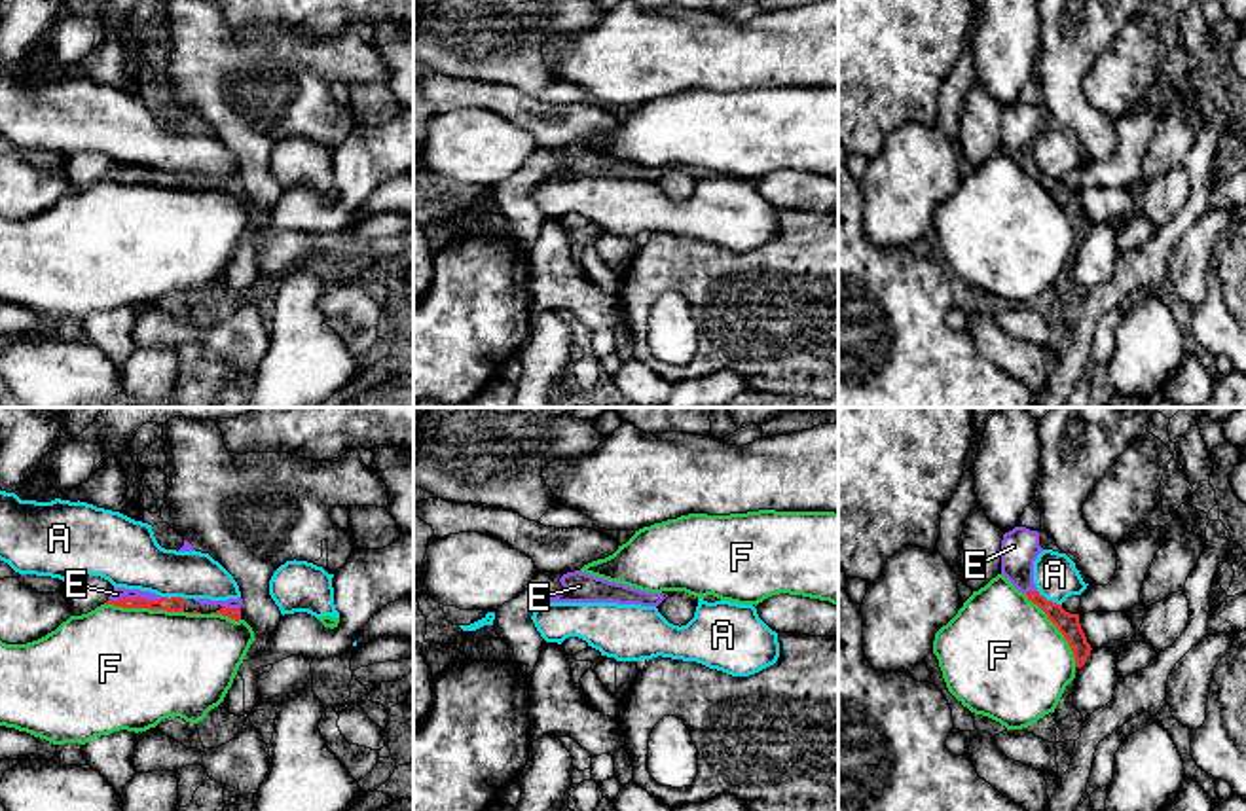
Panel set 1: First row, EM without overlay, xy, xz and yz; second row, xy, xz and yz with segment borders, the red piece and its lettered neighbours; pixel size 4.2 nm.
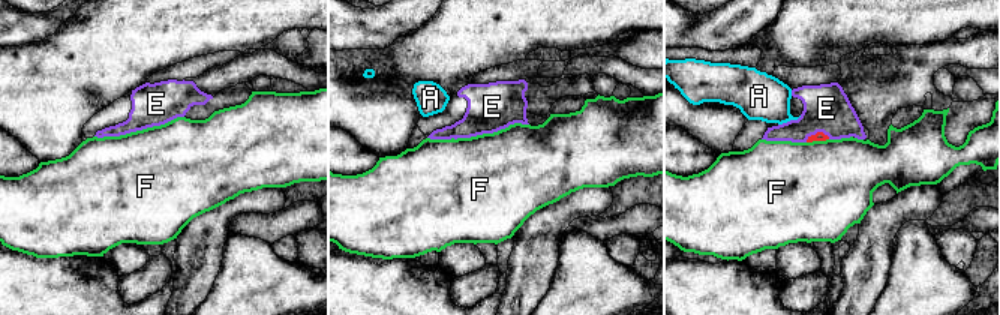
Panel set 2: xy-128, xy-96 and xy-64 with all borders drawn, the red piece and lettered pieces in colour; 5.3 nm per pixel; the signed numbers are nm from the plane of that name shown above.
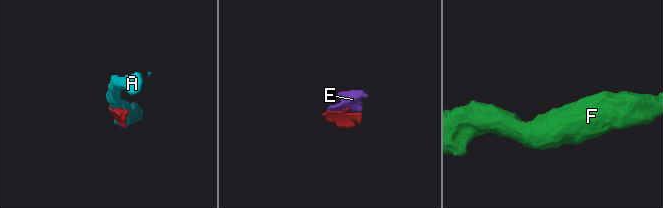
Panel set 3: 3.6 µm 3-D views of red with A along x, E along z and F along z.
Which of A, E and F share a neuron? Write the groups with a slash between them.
A / E / F

